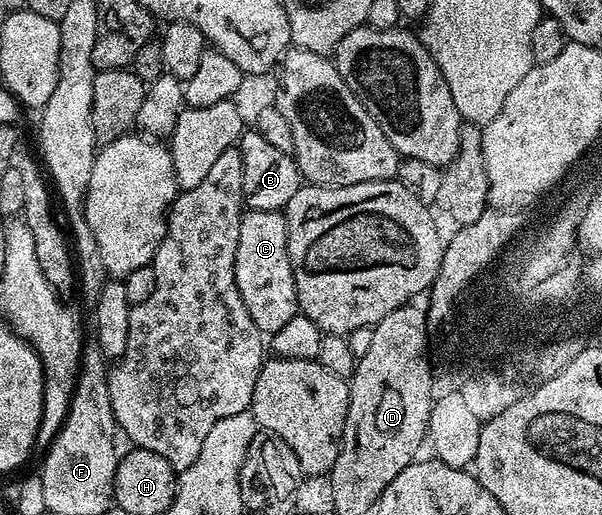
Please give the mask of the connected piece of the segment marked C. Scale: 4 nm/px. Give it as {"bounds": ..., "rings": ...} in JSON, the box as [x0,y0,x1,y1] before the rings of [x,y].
{"bounds":[235,209,299,335],"rings":[[[247,209],[241,219],[241,235],[237,235],[237,255],[235,256],[235,278],[237,291],[241,291],[241,299],[245,303],[245,311],[249,311],[249,319],[257,323],[259,332],[264,335],[276,333],[289,319],[299,313],[299,300],[293,279],[293,267],[289,259],[289,231],[287,218],[282,212],[253,211]]]}

